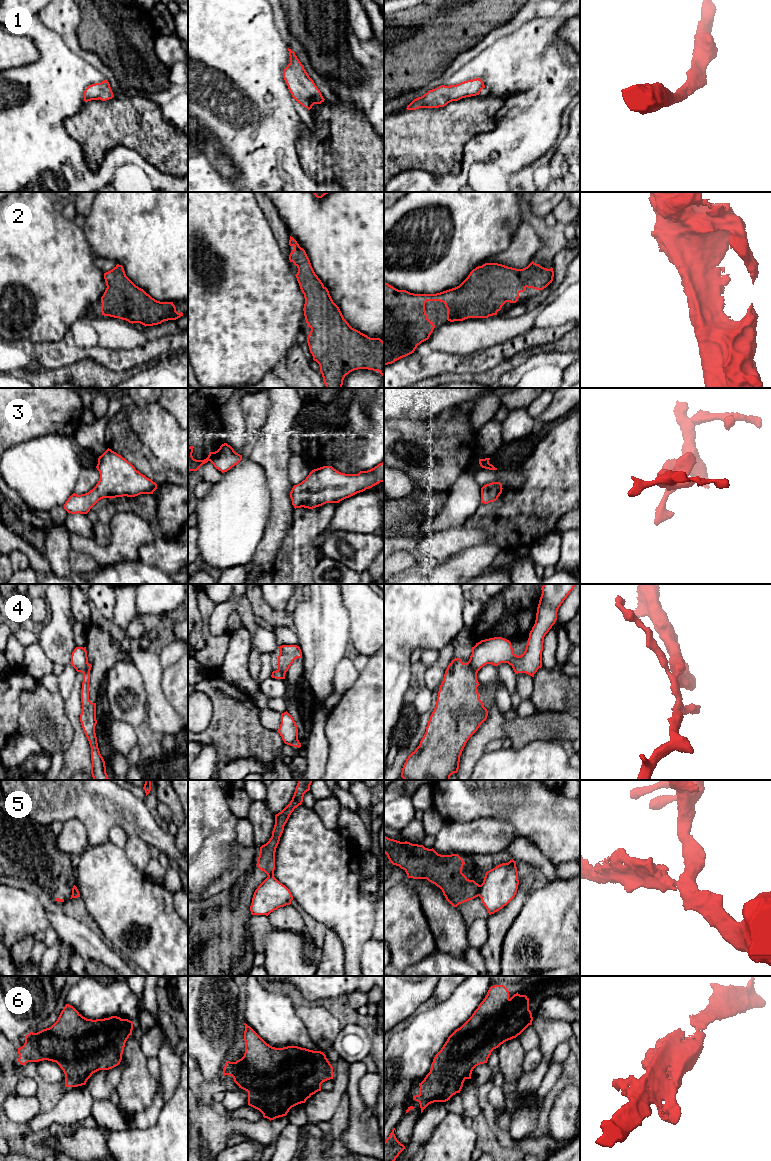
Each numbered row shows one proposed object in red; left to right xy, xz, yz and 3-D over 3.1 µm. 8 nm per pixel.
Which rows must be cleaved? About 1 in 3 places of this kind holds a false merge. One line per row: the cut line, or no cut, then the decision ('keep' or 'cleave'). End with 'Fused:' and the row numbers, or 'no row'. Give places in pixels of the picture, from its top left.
1: no cut | keep
2: no cut | keep
3: no cut | keep
4: yz (468, 661), (476, 673) | cleave
5: yz (480, 885), (478, 895) | cleave
6: no cut | keep
Fused: 4, 5

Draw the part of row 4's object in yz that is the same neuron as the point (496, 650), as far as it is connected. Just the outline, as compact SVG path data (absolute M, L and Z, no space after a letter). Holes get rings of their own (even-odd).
M543 584L537 607L535 624L529 633L526 649L520 656L514 654L511 642L502 637L481 640L472 647L469 659L475 673L485 666L508 663L515 674L526 673L532 677L542 667L542 651L545 635L557 620L561 604L576 584Z

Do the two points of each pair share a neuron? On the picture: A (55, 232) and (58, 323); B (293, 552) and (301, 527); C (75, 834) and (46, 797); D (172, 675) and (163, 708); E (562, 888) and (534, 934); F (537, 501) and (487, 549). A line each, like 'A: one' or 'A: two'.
A: one
B: one
C: two
D: two
E: one
F: two

